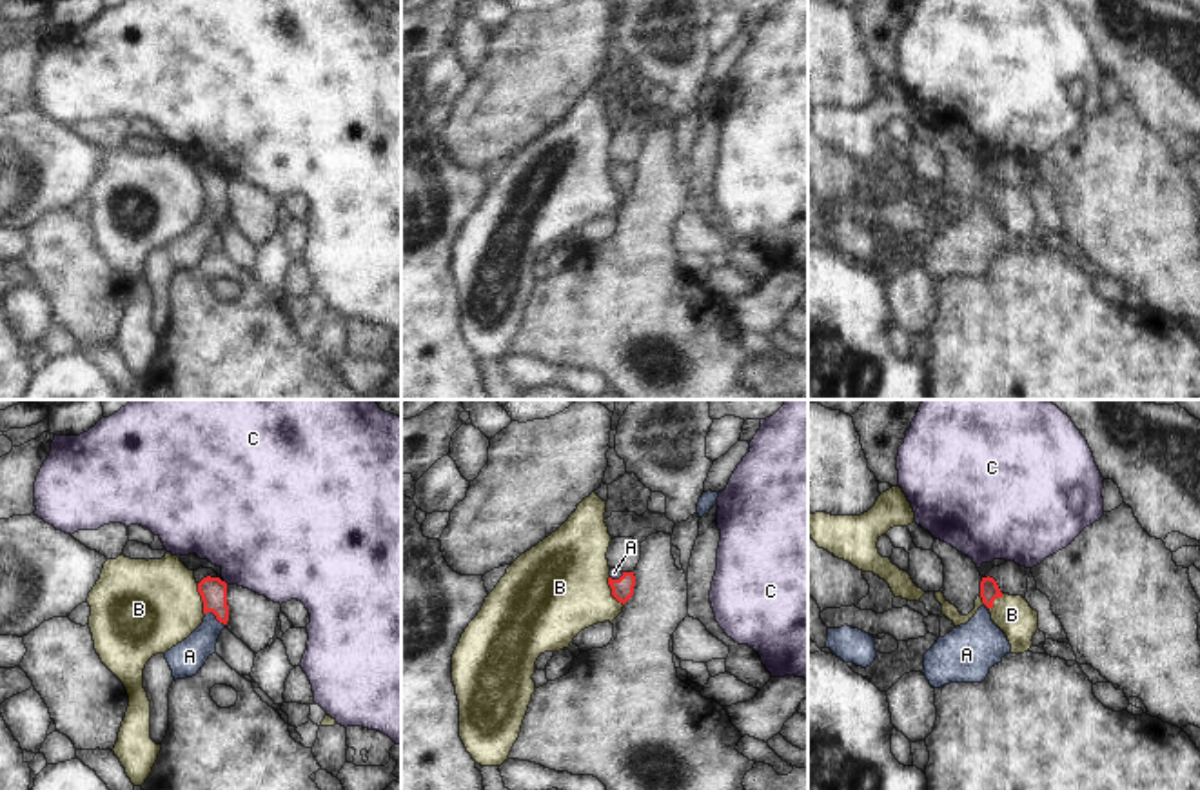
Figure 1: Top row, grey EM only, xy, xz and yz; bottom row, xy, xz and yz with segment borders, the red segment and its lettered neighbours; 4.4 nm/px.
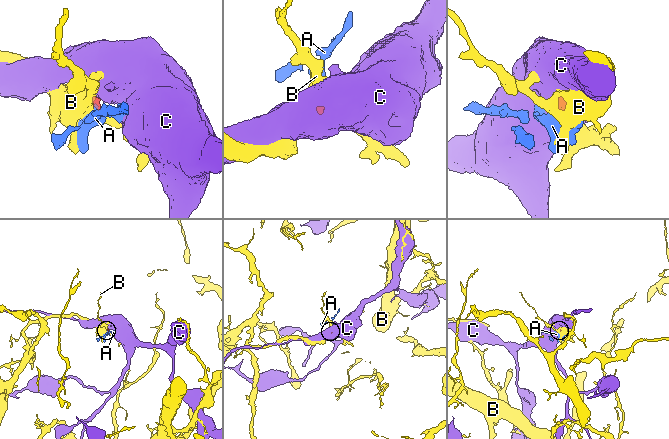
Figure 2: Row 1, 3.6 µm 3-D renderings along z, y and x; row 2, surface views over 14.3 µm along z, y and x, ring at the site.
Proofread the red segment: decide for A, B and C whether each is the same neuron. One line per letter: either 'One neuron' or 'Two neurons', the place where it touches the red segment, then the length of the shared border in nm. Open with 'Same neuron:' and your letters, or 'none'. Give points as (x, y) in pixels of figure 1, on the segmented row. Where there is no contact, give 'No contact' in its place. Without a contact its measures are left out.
Same neuron: A
A: One neuron. Touches red at xy (215, 614). Shared border 110 nm
B: Two neurons. Touches red at yz (992, 605). Shared border 120 nm
C: Two neurons. No contact.

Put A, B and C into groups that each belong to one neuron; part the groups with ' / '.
A / B / C

